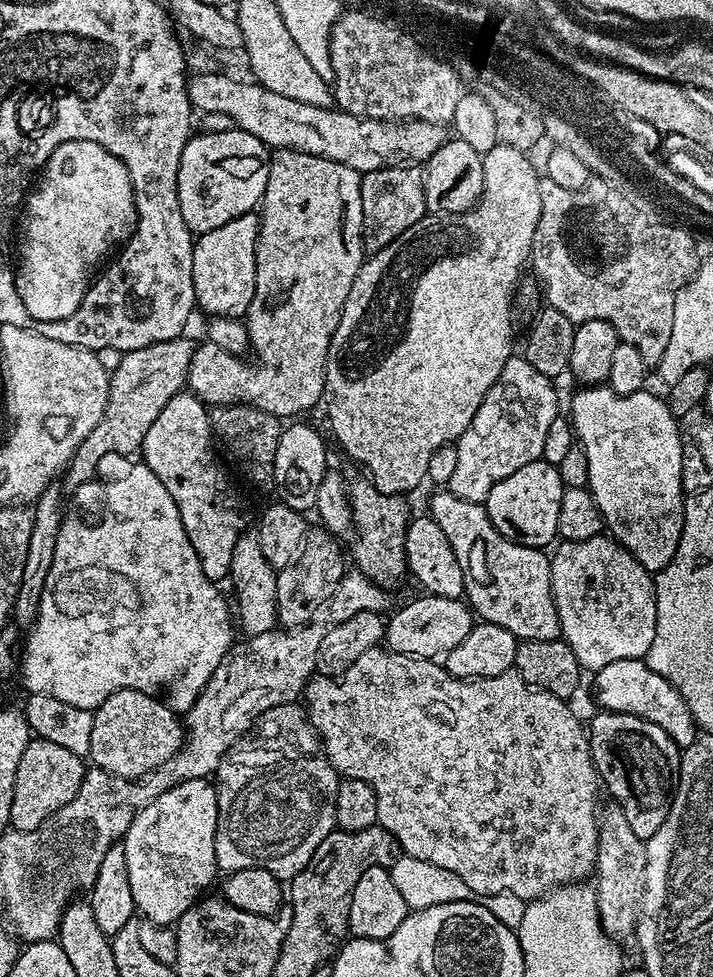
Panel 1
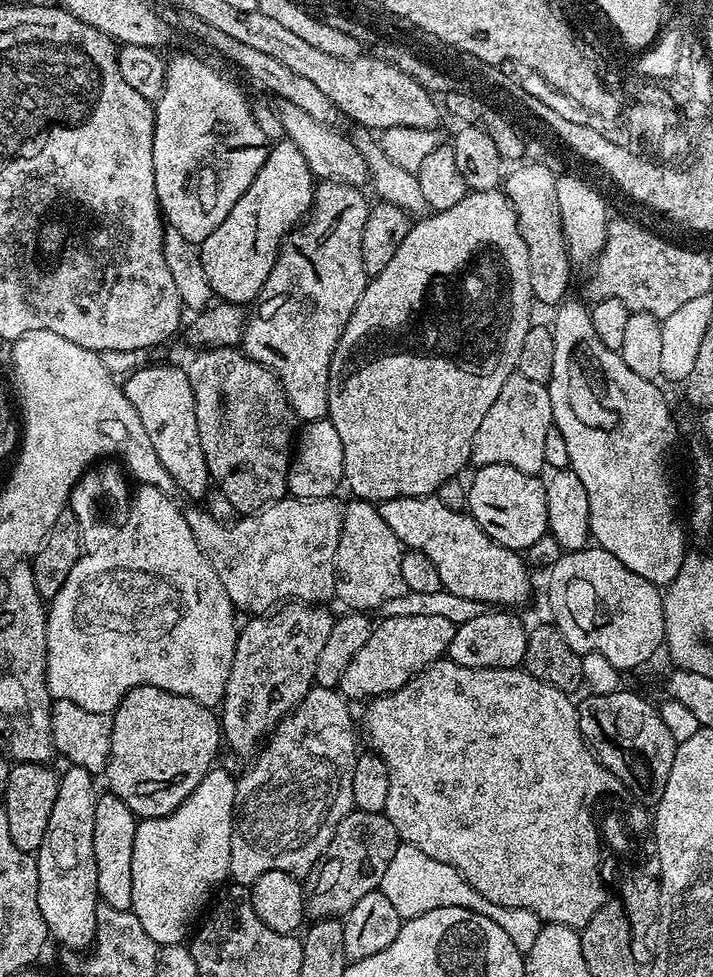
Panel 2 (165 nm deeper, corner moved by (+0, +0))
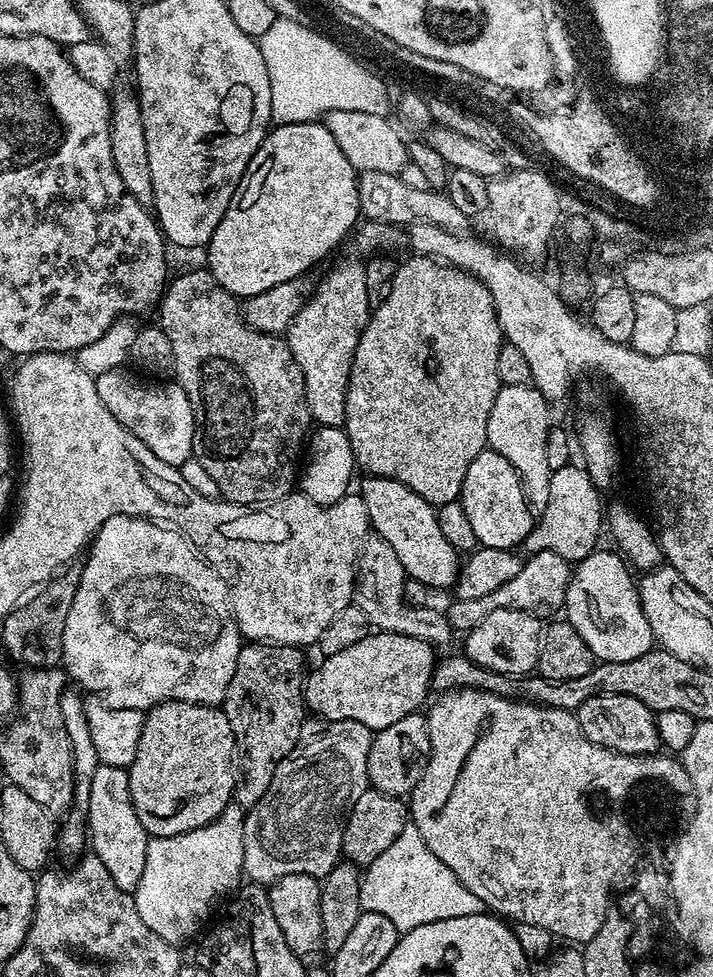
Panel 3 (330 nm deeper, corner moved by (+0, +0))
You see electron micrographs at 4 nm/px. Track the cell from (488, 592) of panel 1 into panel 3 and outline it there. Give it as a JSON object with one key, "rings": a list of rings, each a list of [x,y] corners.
{"rings":[[[368,476],[365,481],[358,492],[366,502],[371,531],[379,539],[385,540],[394,554],[398,554],[398,562],[402,562],[405,573],[411,579],[428,585],[432,590],[451,589],[460,574],[462,560],[456,548],[446,542],[442,526],[438,526],[436,508],[397,480],[385,476]]]}

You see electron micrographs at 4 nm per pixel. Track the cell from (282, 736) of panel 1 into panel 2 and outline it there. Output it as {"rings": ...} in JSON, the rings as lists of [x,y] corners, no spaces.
{"rings":[[[313,686],[306,694],[306,698],[302,698],[299,706],[294,711],[289,712],[276,725],[274,735],[259,749],[258,755],[251,761],[251,764],[253,763],[252,769],[244,777],[241,775],[237,779],[236,815],[232,822],[230,866],[228,867],[229,877],[235,883],[251,886],[255,884],[258,878],[262,878],[262,874],[266,874],[270,870],[282,870],[297,878],[307,877],[308,873],[319,862],[320,856],[324,853],[326,846],[330,842],[330,838],[334,838],[334,830],[338,830],[338,822],[342,822],[342,818],[346,818],[349,812],[353,811],[354,805],[352,803],[351,790],[353,787],[354,766],[358,757],[358,749],[356,750],[356,736],[352,733],[352,712],[348,707],[350,707],[349,701],[341,696],[336,688]]]}

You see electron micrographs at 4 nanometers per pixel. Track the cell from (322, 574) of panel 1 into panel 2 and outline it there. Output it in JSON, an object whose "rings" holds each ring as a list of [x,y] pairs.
{"rings":[[[288,602],[249,620],[252,621],[236,634],[234,662],[218,715],[227,747],[229,744],[238,755],[252,758],[265,737],[313,688],[318,654],[322,654],[322,646],[326,646],[337,617],[332,616],[328,606],[316,602]]]}

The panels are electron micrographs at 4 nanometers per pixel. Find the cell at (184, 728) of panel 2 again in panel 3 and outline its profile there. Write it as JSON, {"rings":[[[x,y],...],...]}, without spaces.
{"rings":[[[167,700],[161,704],[156,704],[144,713],[144,725],[142,726],[142,738],[138,738],[138,754],[134,762],[128,767],[128,777],[130,778],[130,798],[134,810],[138,814],[138,822],[148,832],[149,837],[157,836],[177,836],[186,834],[190,830],[198,830],[210,822],[214,822],[226,810],[226,806],[233,803],[236,785],[238,783],[238,753],[236,751],[236,735],[234,730],[230,730],[230,722],[226,718],[223,707],[211,704],[195,704],[194,702],[182,702],[181,700]]]}

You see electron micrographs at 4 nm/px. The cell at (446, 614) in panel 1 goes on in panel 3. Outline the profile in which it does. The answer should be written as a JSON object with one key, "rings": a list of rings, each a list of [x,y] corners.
{"rings":[[[379,630],[369,631],[366,638],[362,638],[362,642],[354,642],[354,646],[346,646],[346,650],[338,650],[338,654],[330,654],[321,659],[321,664],[316,669],[307,673],[304,682],[304,703],[309,713],[317,712],[320,718],[325,721],[329,720],[353,720],[354,722],[362,722],[362,726],[373,730],[379,730],[399,722],[405,716],[415,713],[420,708],[419,704],[427,698],[428,692],[432,688],[432,669],[438,663],[437,649],[433,645],[427,644],[422,638],[410,638],[406,634],[398,634],[397,632],[382,632]]]}

